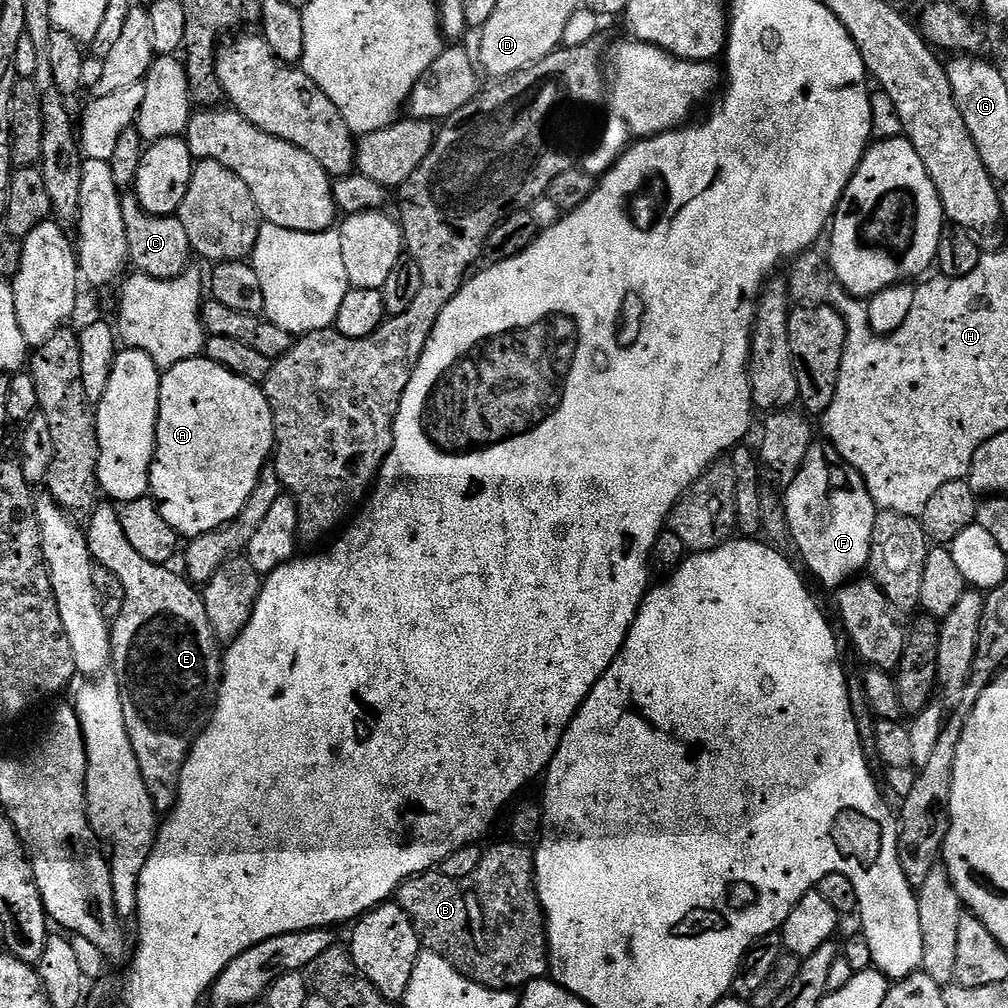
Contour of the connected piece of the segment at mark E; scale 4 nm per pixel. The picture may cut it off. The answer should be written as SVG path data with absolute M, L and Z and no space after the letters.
M104 502L91 509L88 518L86 535L93 561L106 566L106 570L114 570L114 574L118 574L118 579L122 582L122 590L126 590L122 614L118 614L118 618L110 624L110 668L116 673L116 680L120 683L122 714L126 718L130 746L134 746L134 754L138 758L140 773L146 782L152 805L157 813L167 814L176 806L176 794L180 791L180 775L188 751L201 732L207 728L216 708L216 694L220 690L222 671L222 648L210 626L210 618L206 618L204 598L197 585L185 579L179 571L171 572L171 567L146 562L142 554L135 552L126 534L122 534L119 511L111 503Z

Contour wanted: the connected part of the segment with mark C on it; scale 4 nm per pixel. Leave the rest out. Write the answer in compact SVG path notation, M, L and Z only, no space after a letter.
M135 194L121 195L122 218L126 222L126 238L128 239L128 258L131 267L141 276L169 280L175 276L181 276L190 266L188 259L193 259L194 253L190 246L190 238L186 238L186 226L182 226L179 215L155 216L146 210L138 202Z

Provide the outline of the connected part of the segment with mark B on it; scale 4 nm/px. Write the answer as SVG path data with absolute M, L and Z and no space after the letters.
M507 843L485 847L478 870L467 878L446 878L438 870L421 872L401 884L394 897L395 903L406 910L423 951L450 962L458 974L474 983L499 992L523 989L530 982L545 979L548 972L548 926L536 893L536 857L531 847Z

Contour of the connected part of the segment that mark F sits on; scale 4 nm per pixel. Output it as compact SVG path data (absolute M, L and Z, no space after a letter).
M813 442L806 458L802 462L802 470L794 478L794 482L787 485L783 493L782 503L784 513L788 519L788 535L791 543L796 543L800 551L799 563L808 567L807 575L825 584L829 590L841 588L849 580L859 577L867 569L870 550L872 549L872 531L876 521L877 506L870 498L870 490L866 490L866 482L858 470L851 468L834 450L834 446L827 442Z

